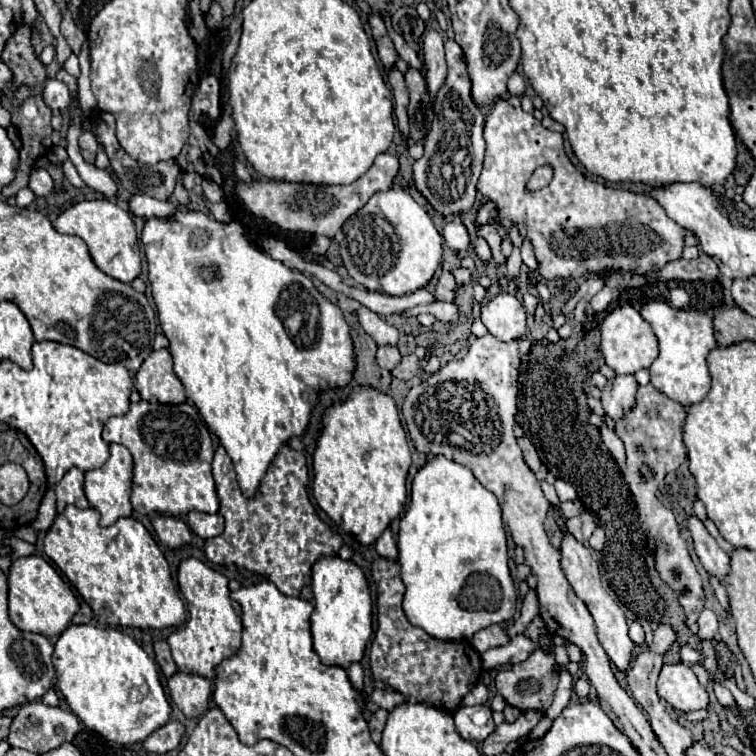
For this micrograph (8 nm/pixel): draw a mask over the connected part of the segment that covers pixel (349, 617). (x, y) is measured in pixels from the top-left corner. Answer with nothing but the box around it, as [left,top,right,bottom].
[311,556,373,670]

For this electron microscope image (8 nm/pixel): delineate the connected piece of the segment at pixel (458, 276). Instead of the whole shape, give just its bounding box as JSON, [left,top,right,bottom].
[451,266,473,288]

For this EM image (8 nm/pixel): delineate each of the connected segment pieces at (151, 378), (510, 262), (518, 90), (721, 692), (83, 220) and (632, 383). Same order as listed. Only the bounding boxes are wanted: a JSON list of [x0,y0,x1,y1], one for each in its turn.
[[135,348,185,404],[506,246,522,280],[507,72,525,96],[713,682,735,706],[55,200,141,282],[601,374,639,420]]

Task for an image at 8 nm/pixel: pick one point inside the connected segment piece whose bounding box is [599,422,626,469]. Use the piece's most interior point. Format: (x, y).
(616, 447)

